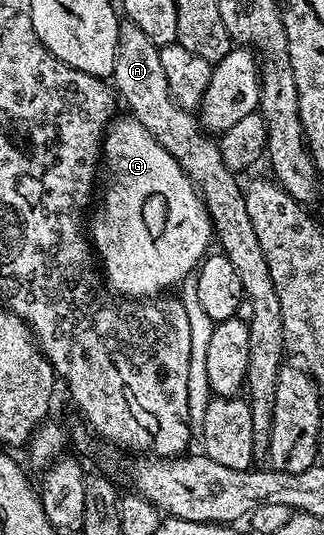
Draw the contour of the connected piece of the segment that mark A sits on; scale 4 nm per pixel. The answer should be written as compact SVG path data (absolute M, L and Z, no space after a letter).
M122 20L115 47L111 85L123 105L129 108L126 110L136 121L143 123L143 127L147 127L147 131L160 143L163 151L167 151L167 155L171 155L171 159L179 163L179 167L204 199L209 217L213 220L216 244L221 244L218 245L220 252L231 259L231 267L235 267L239 274L239 283L243 283L244 300L252 304L252 318L247 331L249 358L245 389L251 411L253 455L254 458L265 459L269 456L275 383L279 381L279 371L287 357L283 339L283 310L279 307L279 295L275 295L275 283L271 283L271 271L267 271L263 247L259 247L255 227L251 227L251 215L247 215L243 185L237 182L240 180L223 163L220 144L202 130L200 120L190 110L184 109L169 94L167 75L163 75L163 63L159 60L160 54L158 45L150 37L143 35L143 31L139 31L133 21Z

